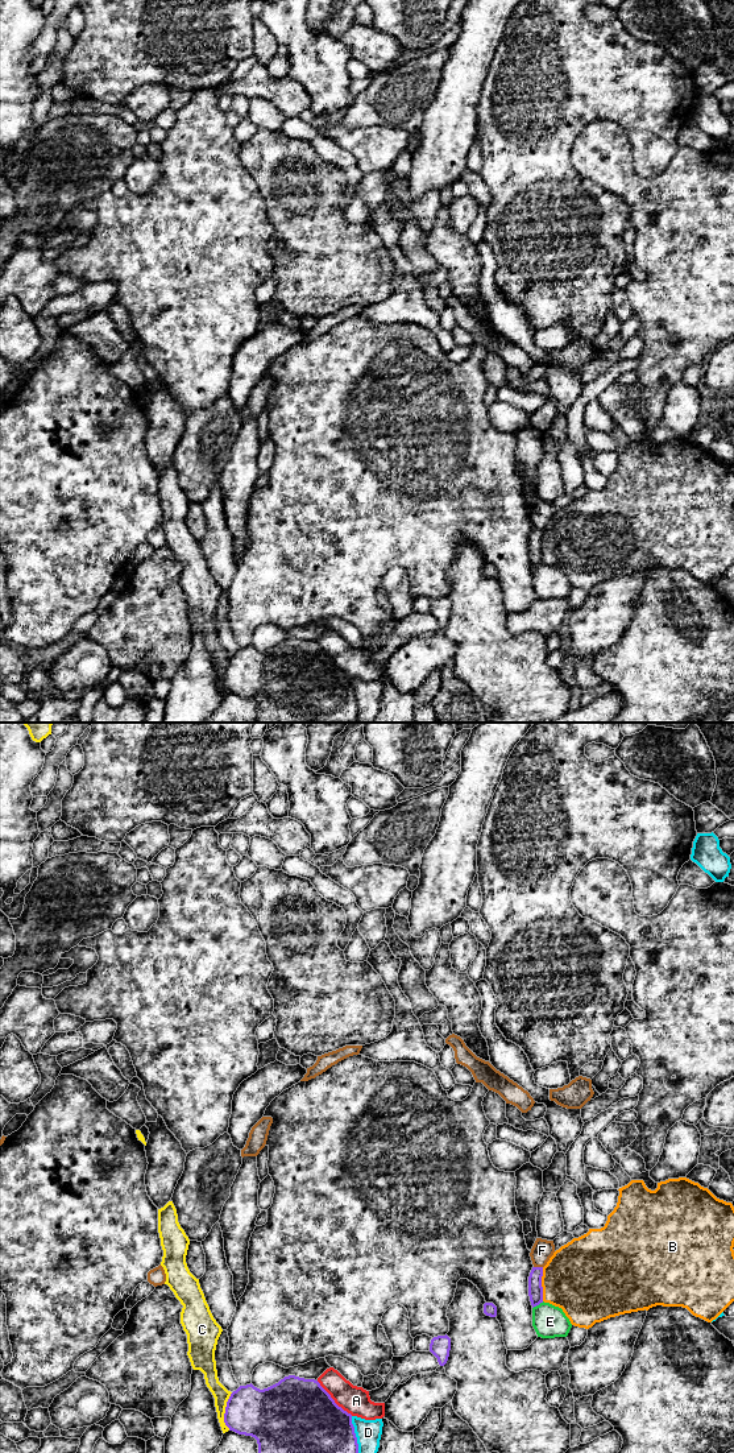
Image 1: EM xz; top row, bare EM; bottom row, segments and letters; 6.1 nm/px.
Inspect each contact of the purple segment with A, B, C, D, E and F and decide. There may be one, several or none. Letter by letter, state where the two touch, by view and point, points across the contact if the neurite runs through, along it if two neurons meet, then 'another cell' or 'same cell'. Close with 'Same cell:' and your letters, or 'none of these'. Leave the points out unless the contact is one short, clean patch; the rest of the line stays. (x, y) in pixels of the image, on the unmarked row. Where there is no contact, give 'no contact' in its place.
A: meets purple in xz at (334, 662); another cell
B: meets purple in xz at (540, 546); another cell
C: meets purple in xz at (225, 673); another cell
D: meets purple in xz at (356, 700); another cell
E: meets purple in xz at (538, 566); another cell
F: meets purple in xz at (538, 529); border along xz (534, 528), (542, 529); another cell
Same cell: none of these

